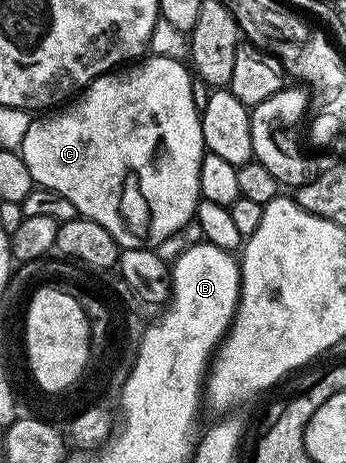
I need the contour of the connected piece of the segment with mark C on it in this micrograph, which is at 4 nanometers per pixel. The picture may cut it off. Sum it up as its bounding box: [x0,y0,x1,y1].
[18,54,206,250]

